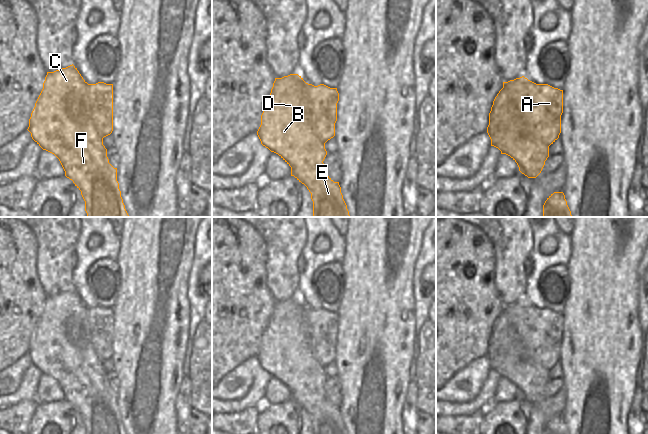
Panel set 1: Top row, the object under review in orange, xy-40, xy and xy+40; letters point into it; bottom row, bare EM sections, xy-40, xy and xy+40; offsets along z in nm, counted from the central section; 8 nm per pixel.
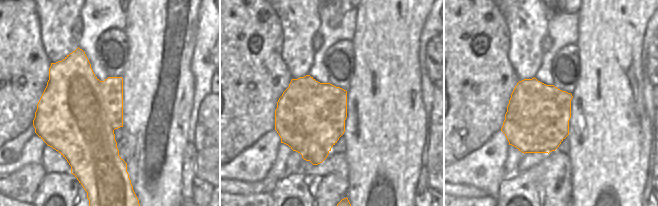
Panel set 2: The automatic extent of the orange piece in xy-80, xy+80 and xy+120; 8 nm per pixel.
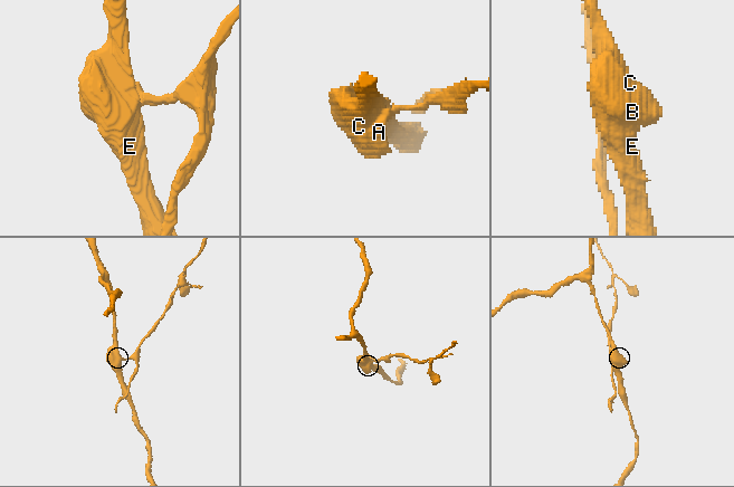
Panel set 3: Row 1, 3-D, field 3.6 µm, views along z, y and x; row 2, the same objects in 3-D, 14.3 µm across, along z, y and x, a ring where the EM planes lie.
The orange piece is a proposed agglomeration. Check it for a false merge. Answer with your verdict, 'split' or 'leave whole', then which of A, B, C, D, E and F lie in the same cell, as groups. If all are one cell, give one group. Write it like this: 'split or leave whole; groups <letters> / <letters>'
split; groups A / B C D E F

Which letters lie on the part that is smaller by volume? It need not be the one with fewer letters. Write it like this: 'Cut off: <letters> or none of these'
Cut off: A.

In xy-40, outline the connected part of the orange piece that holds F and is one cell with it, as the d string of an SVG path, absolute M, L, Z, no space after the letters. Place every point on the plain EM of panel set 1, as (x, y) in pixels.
M73 288L47 296L27 354L43 374L59 383L65 400L81 415L85 434L126 434L117 405L117 392L109 387L103 361L93 345L89 308Z

